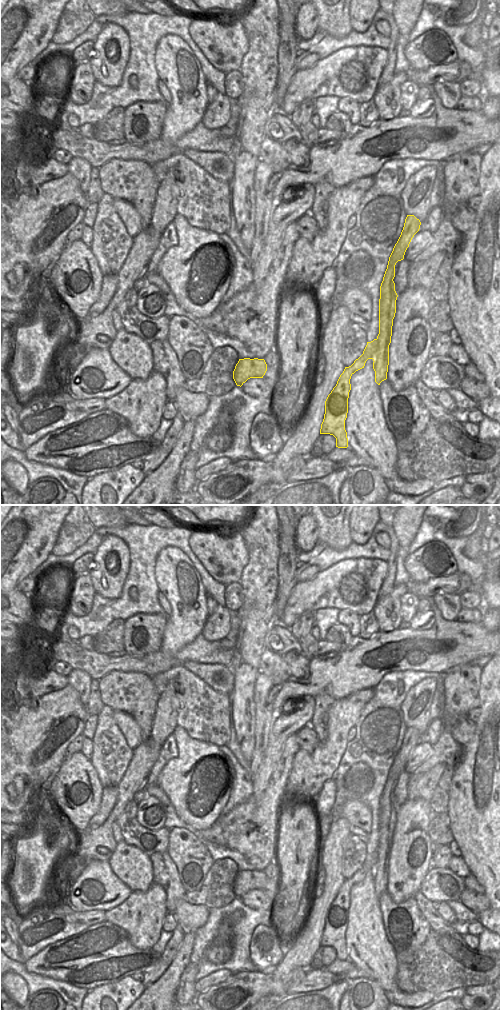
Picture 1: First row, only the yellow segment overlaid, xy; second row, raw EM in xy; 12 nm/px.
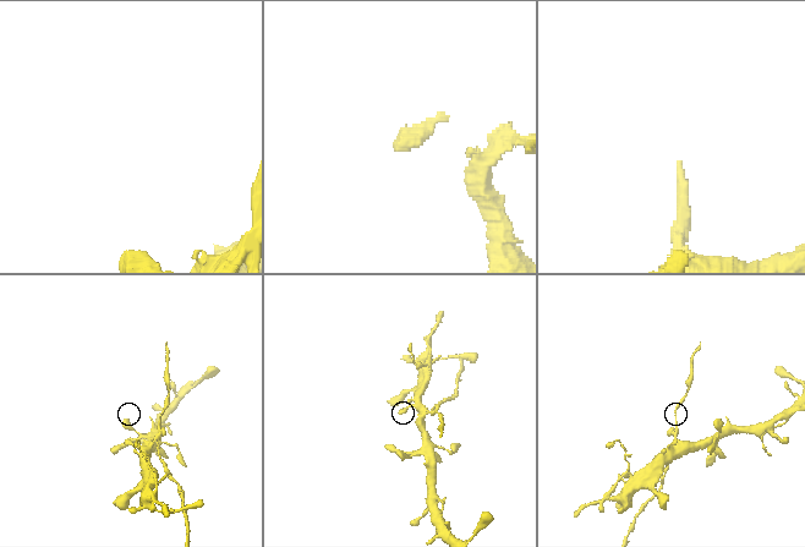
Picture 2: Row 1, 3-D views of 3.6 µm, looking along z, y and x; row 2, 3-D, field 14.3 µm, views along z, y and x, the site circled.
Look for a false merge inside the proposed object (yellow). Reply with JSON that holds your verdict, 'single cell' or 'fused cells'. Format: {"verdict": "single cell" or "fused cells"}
{"verdict": "fused cells"}

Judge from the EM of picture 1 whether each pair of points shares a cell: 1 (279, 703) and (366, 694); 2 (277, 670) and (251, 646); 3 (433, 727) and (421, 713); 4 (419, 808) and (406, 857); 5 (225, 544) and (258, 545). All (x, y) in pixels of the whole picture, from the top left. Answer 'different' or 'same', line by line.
1: different
2: different
3: different
4: same
5: different

